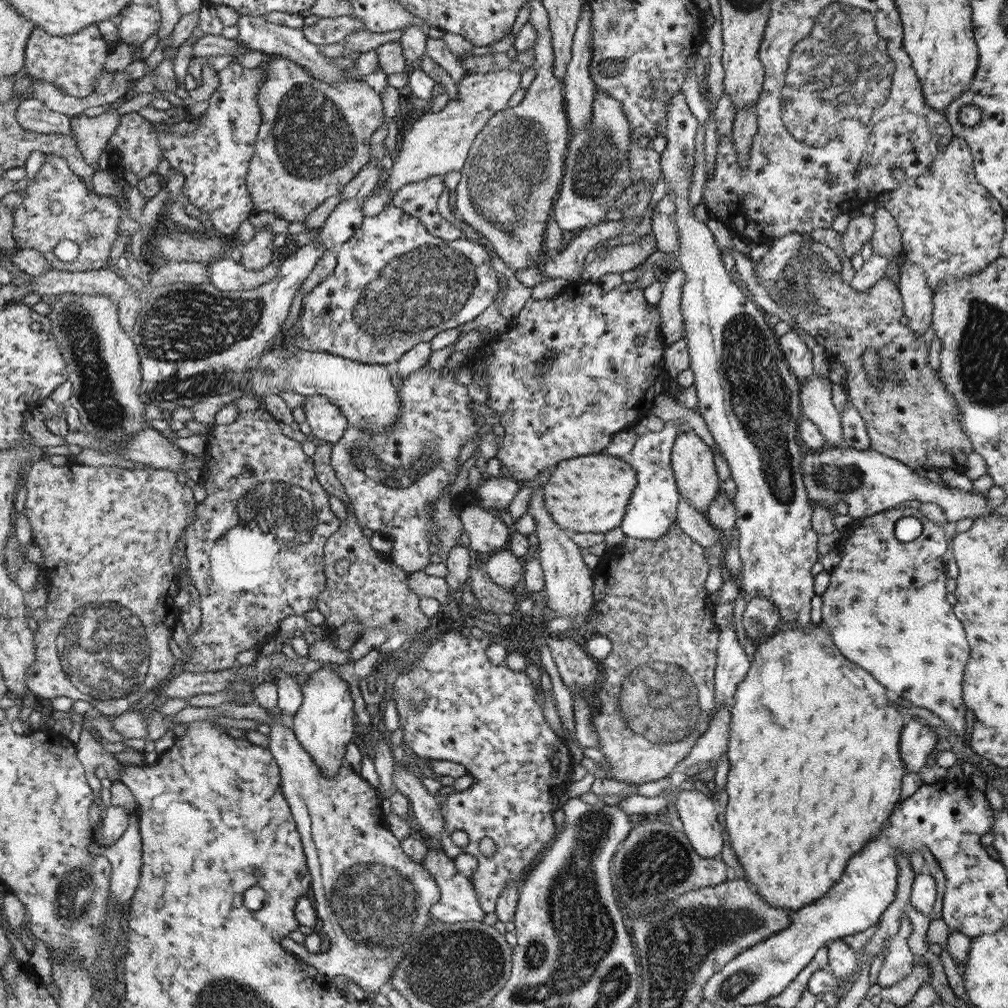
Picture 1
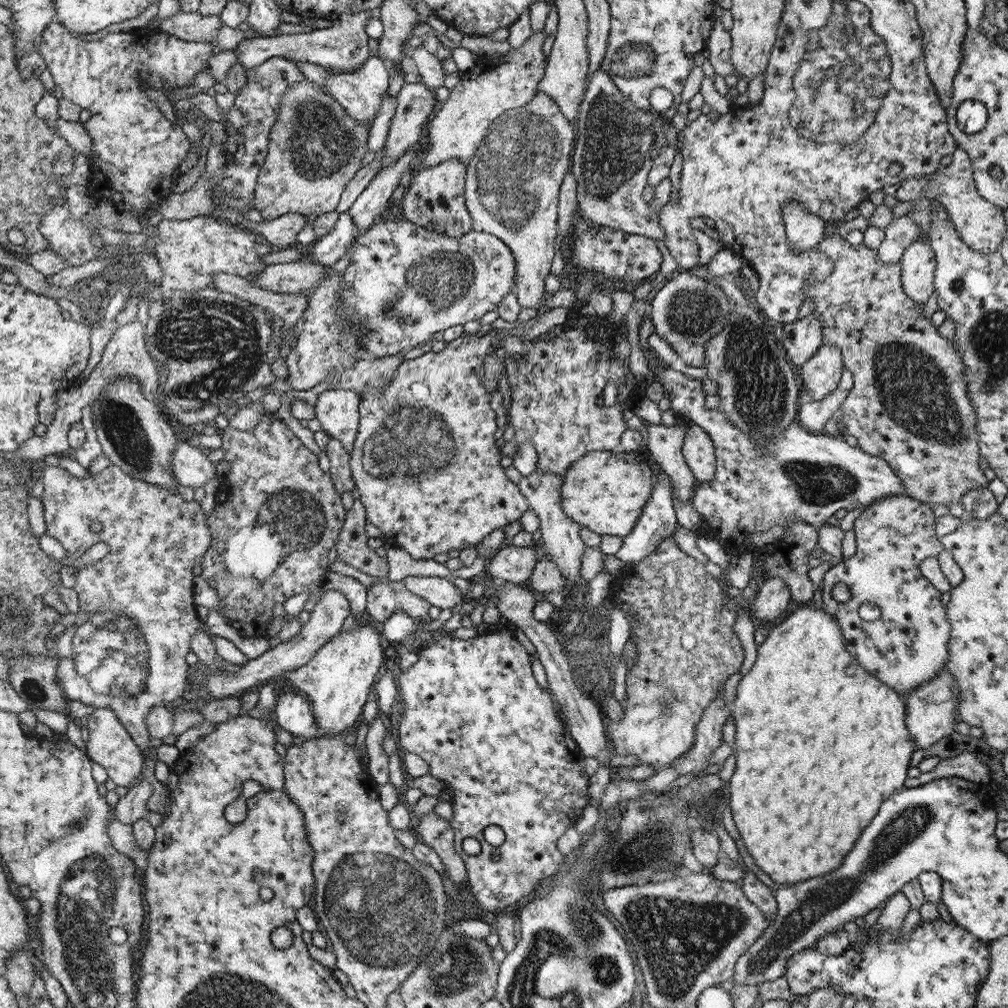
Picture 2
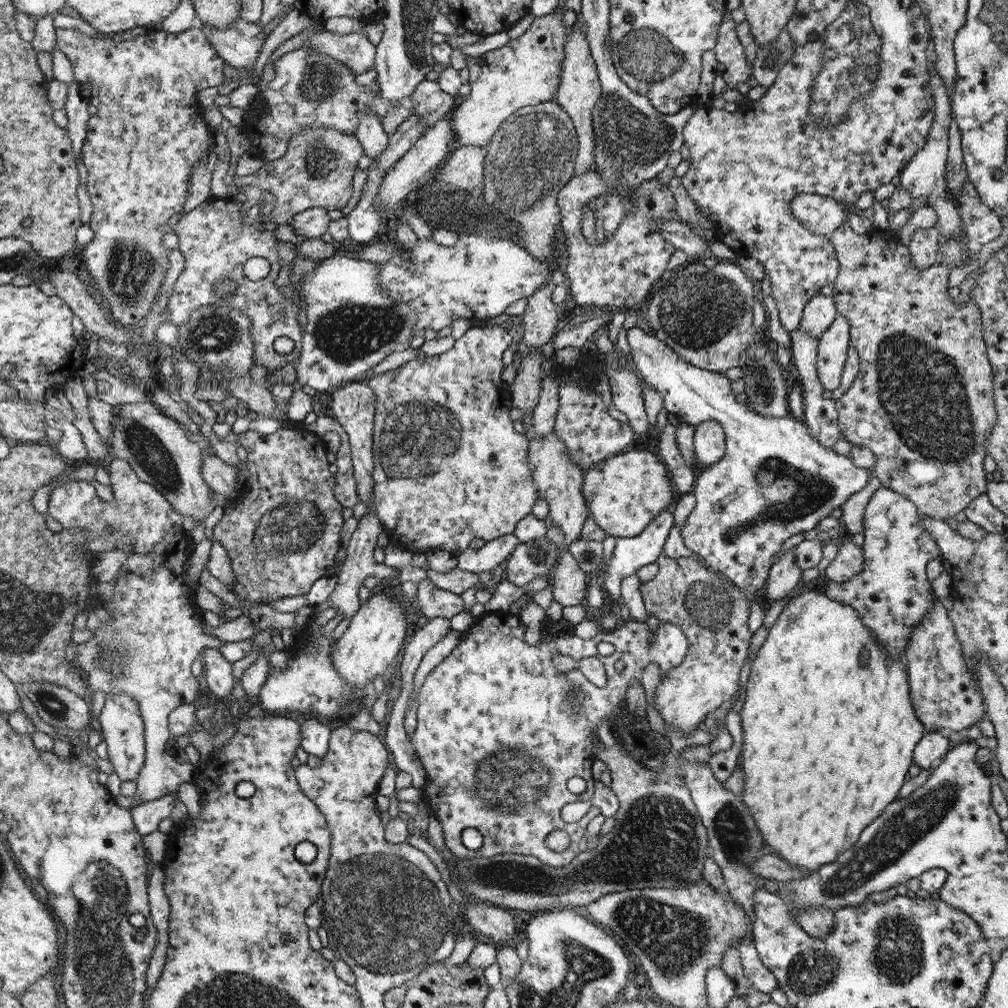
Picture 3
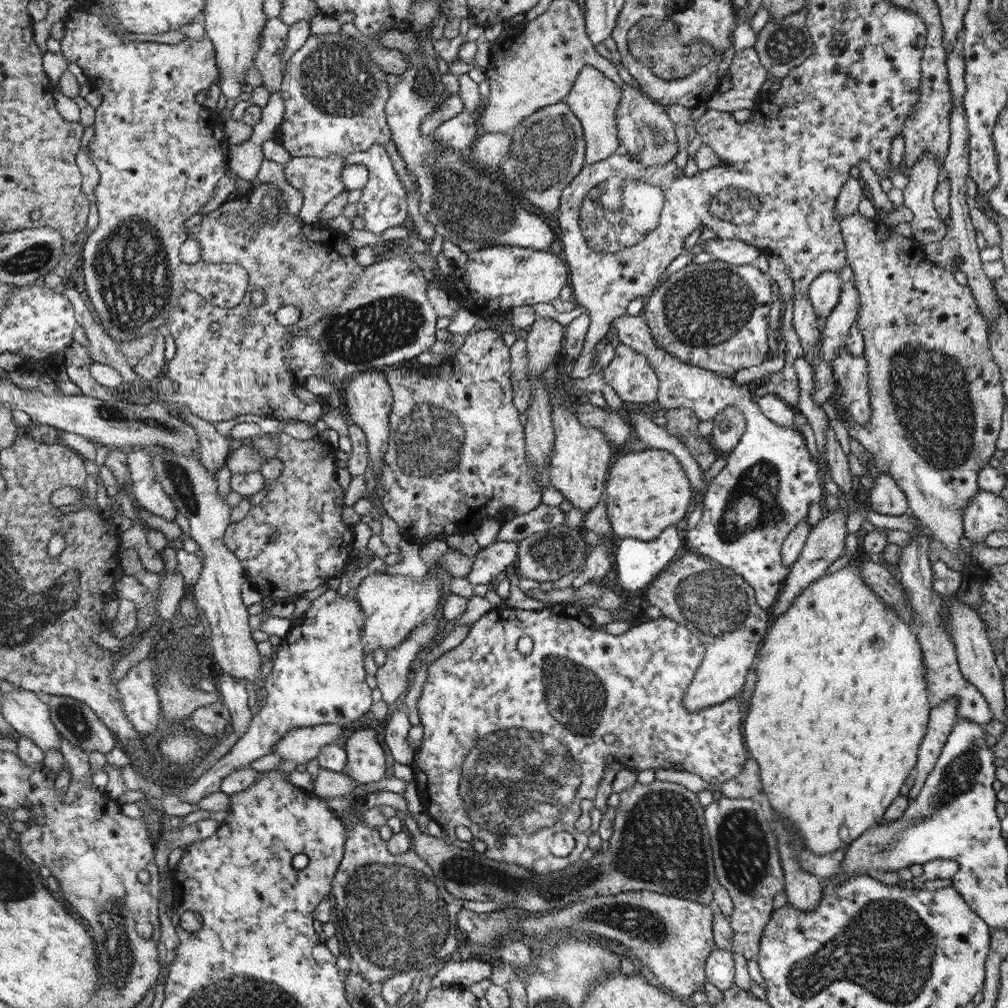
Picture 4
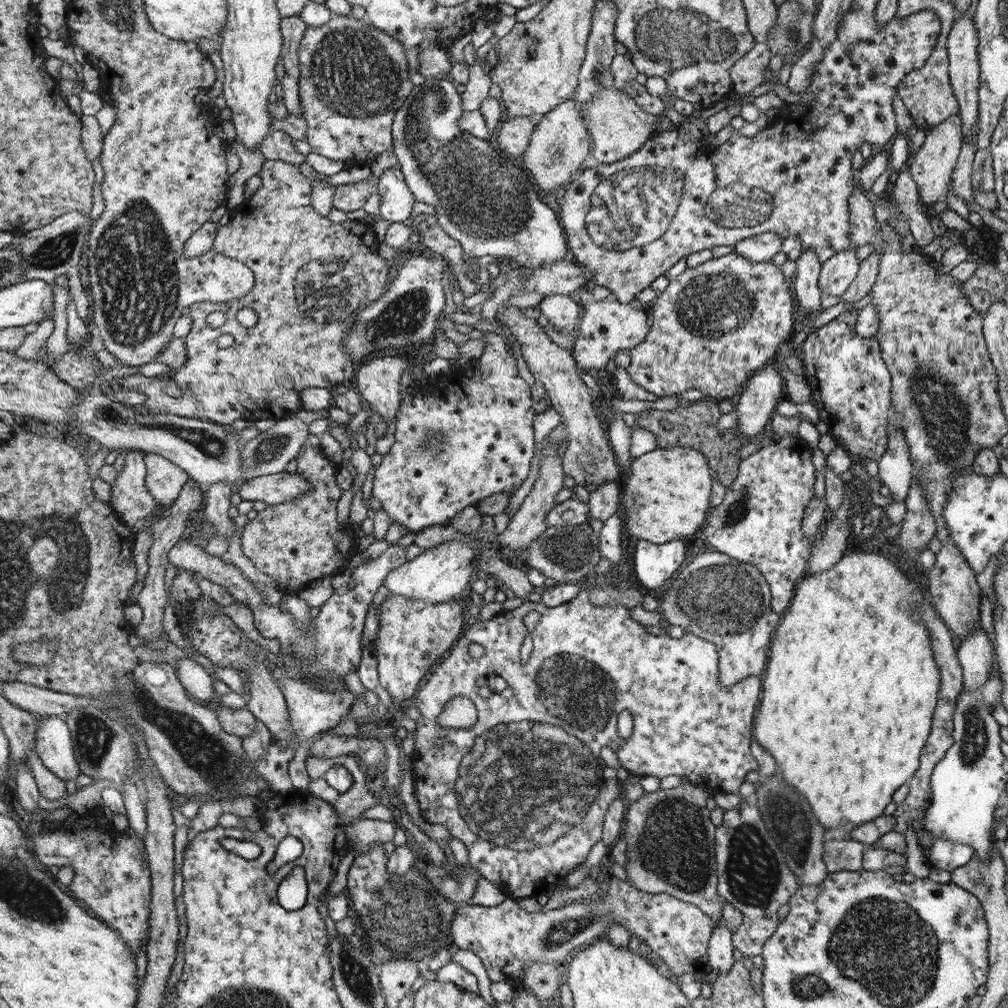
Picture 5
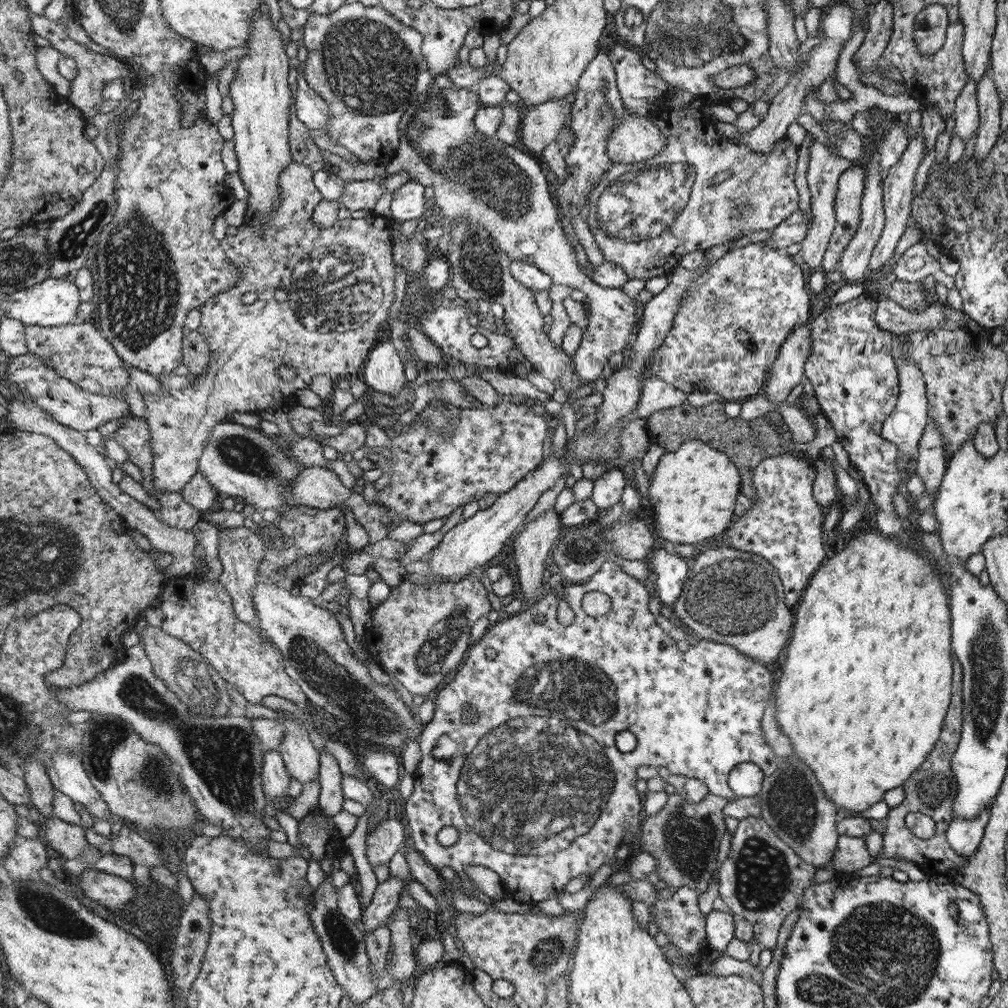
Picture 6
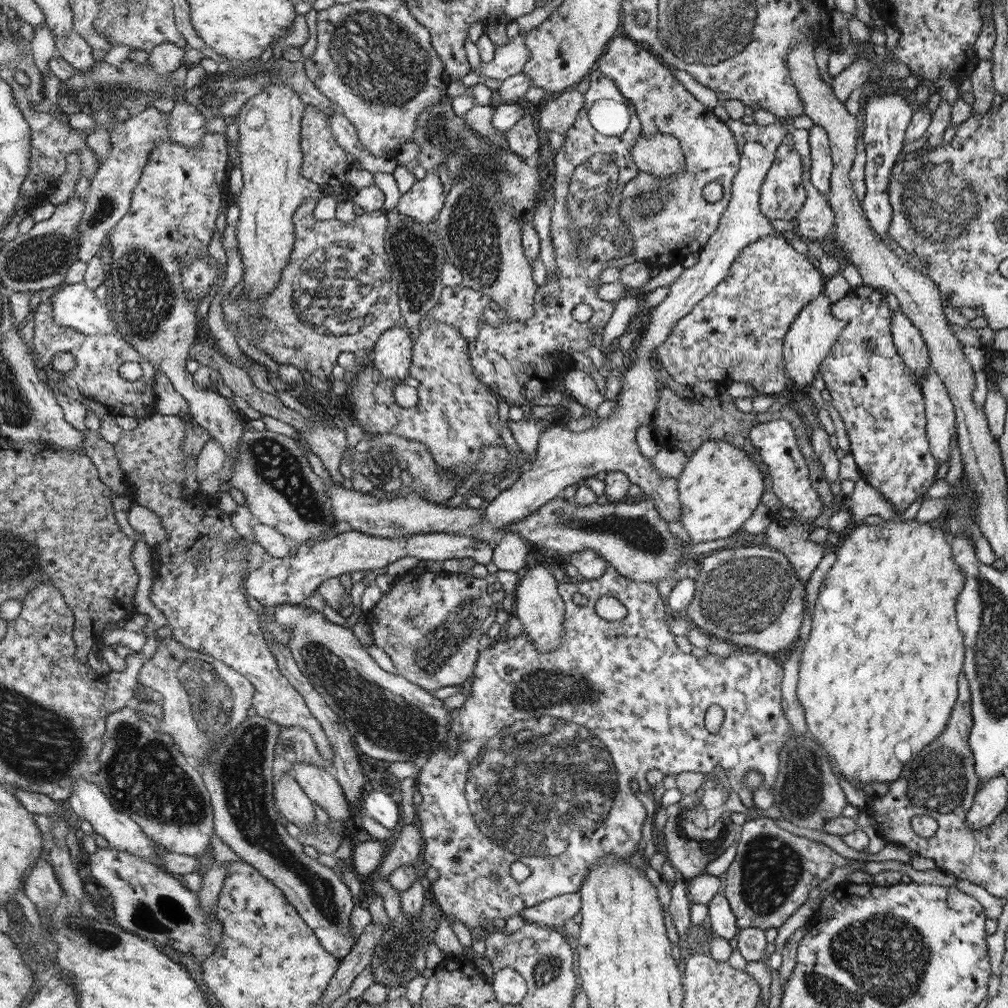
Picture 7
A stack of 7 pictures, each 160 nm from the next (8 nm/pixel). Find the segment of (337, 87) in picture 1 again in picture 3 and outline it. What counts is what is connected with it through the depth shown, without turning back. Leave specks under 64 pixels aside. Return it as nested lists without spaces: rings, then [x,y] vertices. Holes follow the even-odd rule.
[[[307,126],[290,139],[287,153],[261,168],[256,175],[229,178],[233,188],[240,185],[255,186],[276,196],[274,209],[263,223],[273,226],[288,223],[294,215],[309,208],[342,210],[352,198],[352,177],[364,155],[364,146],[354,134],[332,128]]]

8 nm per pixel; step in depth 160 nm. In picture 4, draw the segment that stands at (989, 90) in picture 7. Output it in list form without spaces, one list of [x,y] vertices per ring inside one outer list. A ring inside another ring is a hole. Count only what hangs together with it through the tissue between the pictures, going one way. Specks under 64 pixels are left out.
[[[932,151],[923,154],[922,160],[918,160],[918,164],[914,164],[914,168],[910,169],[908,184],[904,191],[904,204],[906,208],[914,213],[914,218],[910,221],[912,228],[912,238],[916,240],[922,247],[936,245],[936,243],[944,238],[947,229],[939,212],[936,210],[935,201],[939,196],[938,183],[944,176],[942,167],[936,162],[936,156]]]

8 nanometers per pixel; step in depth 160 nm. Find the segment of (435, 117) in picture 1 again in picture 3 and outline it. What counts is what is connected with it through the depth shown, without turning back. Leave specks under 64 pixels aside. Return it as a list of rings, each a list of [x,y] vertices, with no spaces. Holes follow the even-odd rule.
[[[556,7],[552,14],[535,18],[522,36],[510,39],[506,45],[482,56],[481,71],[474,81],[470,81],[470,95],[459,98],[458,108],[447,115],[455,132],[456,148],[488,146],[497,129],[516,111],[554,100],[570,33],[572,27],[564,26],[562,8]]]

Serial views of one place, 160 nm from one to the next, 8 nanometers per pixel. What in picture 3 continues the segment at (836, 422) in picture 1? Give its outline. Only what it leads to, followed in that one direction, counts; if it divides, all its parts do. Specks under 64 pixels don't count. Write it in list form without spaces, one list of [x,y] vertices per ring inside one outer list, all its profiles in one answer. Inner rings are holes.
[[[838,315],[818,341],[816,372],[824,390],[834,391],[840,387],[842,372],[847,360],[850,325]]]

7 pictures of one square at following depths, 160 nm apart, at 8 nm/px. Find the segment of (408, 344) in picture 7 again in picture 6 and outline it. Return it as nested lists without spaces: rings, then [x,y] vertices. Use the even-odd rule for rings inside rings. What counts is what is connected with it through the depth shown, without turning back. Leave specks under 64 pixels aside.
[[[392,341],[381,342],[370,352],[361,378],[372,392],[393,398],[404,396],[407,384],[404,365]]]

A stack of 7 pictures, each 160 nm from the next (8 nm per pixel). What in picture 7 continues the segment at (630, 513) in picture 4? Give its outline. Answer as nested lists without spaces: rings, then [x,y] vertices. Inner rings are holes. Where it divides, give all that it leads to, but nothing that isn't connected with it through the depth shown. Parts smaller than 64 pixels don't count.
[[[708,441],[689,456],[678,476],[680,523],[690,544],[732,537],[754,514],[764,496],[764,474],[742,449],[726,441]]]

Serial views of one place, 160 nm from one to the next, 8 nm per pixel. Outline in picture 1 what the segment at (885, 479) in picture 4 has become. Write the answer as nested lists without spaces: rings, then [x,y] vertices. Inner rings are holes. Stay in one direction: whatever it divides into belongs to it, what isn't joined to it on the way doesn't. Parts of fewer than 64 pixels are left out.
[[[893,507],[892,509],[860,519],[860,522],[858,522],[856,528],[854,528],[854,532],[852,532],[852,536],[850,536],[850,542],[852,542],[852,548],[846,548],[846,550],[844,550],[844,558],[842,558],[842,562],[840,562],[840,568],[834,567],[831,570],[830,588],[822,594],[822,600],[824,600],[824,606],[822,606],[822,622],[824,622],[823,625],[832,636],[834,646],[838,647],[838,650],[848,660],[851,660],[854,664],[860,666],[860,668],[867,670],[883,687],[886,687],[888,692],[894,697],[901,696],[901,698],[911,702],[915,706],[927,708],[932,714],[939,716],[940,720],[944,720],[947,724],[946,726],[950,727],[955,733],[958,733],[958,736],[961,736],[965,741],[970,740],[970,738],[965,735],[966,721],[964,716],[966,710],[963,705],[962,690],[962,681],[966,663],[970,656],[970,649],[963,624],[956,618],[953,607],[946,601],[947,593],[945,584],[947,578],[942,566],[942,556],[944,556],[944,552],[948,550],[948,540],[946,540],[944,526],[928,520],[928,517],[925,517],[924,513],[920,512],[920,509]],[[908,516],[918,518],[918,520],[922,522],[923,529],[916,540],[903,543],[896,538],[894,531],[897,520]]]

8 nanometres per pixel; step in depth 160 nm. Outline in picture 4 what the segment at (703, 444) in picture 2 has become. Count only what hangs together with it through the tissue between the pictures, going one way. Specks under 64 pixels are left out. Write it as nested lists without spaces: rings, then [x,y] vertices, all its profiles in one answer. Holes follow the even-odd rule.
[[[726,408],[719,412],[712,422],[714,428],[708,438],[709,444],[720,454],[729,454],[740,443],[746,431],[746,420],[738,408]]]

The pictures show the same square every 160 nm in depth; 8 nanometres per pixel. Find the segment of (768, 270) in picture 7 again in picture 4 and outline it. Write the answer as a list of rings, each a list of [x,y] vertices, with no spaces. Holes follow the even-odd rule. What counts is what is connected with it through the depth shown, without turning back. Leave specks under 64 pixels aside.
[[[712,260],[704,264],[688,263],[686,267],[662,280],[646,298],[642,317],[651,328],[655,343],[678,360],[733,378],[739,370],[762,365],[770,357],[768,345],[768,313],[772,306],[772,285],[768,273],[758,266],[742,266]],[[618,345],[610,365],[602,366],[600,377],[629,409],[638,409],[657,400],[658,376],[647,356]]]

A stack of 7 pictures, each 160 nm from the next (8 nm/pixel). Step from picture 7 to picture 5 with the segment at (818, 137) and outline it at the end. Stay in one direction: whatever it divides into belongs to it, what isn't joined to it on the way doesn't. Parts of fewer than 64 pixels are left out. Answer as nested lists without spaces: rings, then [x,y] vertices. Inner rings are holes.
[[[804,251],[797,259],[797,271],[794,274],[794,294],[797,296],[800,308],[808,314],[819,314],[821,290],[819,276],[821,262],[814,251]]]

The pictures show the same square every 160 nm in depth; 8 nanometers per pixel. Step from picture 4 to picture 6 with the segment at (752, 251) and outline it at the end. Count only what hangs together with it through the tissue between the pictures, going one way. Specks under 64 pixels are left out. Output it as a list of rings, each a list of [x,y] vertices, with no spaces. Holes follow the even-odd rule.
[[[798,209],[784,223],[773,230],[772,236],[766,242],[773,249],[786,250],[791,244],[801,243],[810,227],[811,223],[809,223],[808,218],[802,213],[802,210]]]

